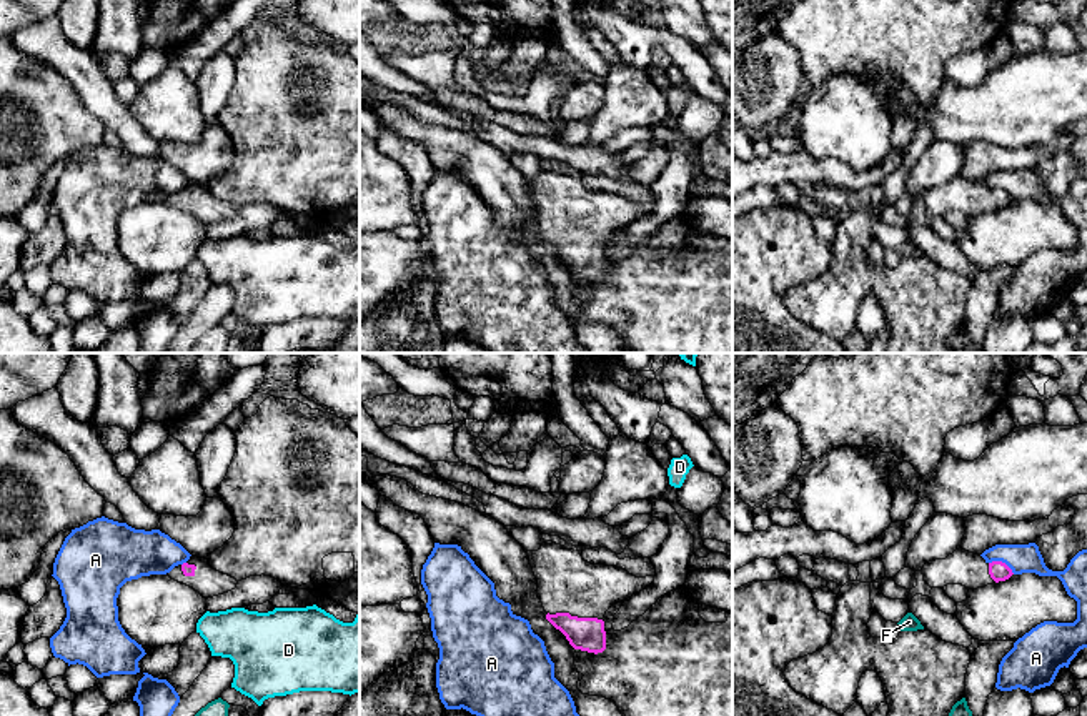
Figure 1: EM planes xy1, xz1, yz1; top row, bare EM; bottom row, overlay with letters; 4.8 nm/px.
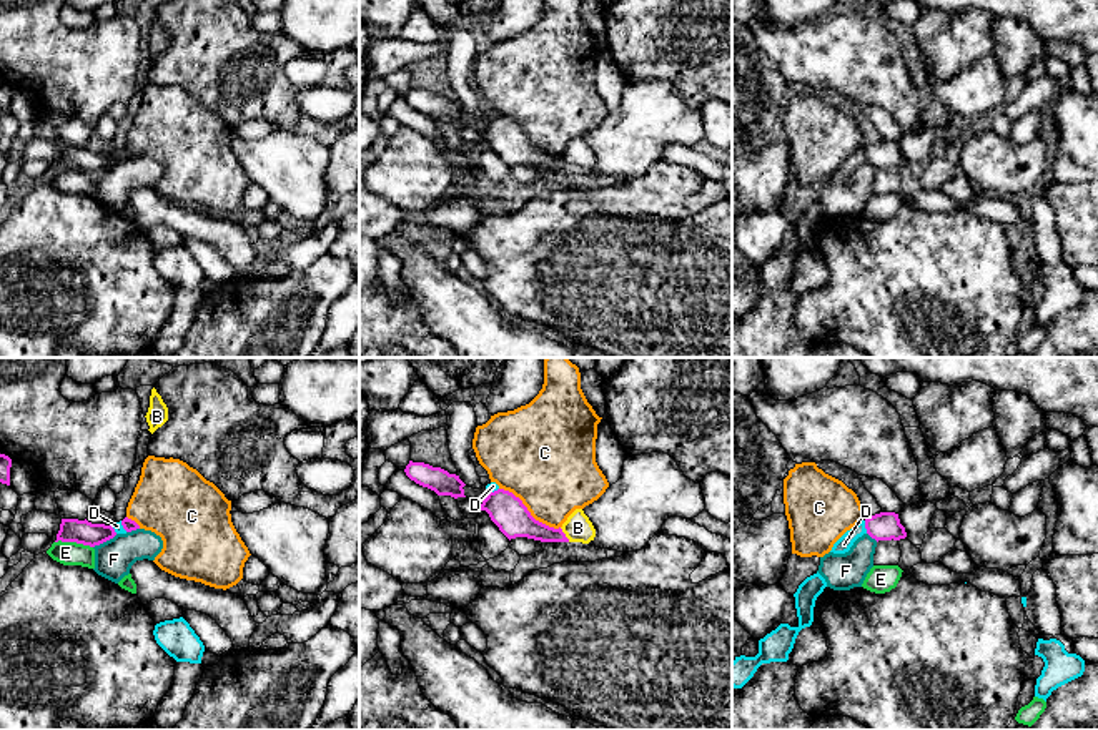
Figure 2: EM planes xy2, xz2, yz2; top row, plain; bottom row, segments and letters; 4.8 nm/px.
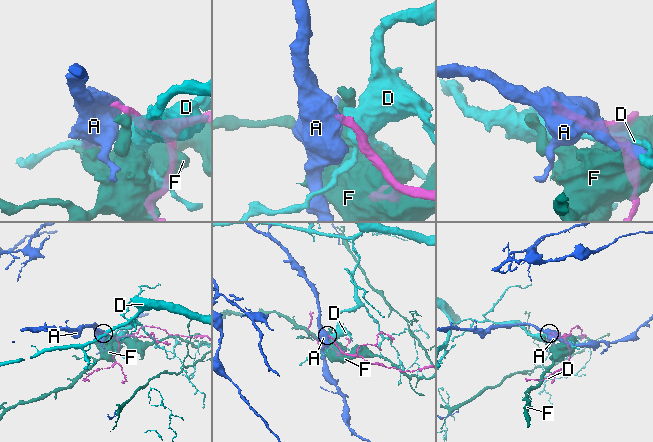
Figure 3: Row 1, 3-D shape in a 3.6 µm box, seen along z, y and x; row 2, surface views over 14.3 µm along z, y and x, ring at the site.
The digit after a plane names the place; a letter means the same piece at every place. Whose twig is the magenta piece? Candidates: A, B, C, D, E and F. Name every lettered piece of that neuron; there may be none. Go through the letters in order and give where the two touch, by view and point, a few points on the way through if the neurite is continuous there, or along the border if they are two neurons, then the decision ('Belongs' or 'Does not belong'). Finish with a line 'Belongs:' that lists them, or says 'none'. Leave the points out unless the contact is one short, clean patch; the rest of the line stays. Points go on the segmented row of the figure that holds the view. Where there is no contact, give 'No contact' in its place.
A: Touches magenta at yz1 (1001, 561). Boundary: yz1 (989, 561), (1002, 561), (1014, 573). Does not belong
B: Touches magenta at xz2 (564, 534). Does not belong
C: Touches magenta at xz2 (528, 511). Does not belong
D: Touches magenta at yz2 (865, 527). Does not belong
E: Touches magenta at xy2 (74, 541). Boundary: xy2 (55, 541), (75, 541), (92, 547). Does not belong
F: Touches magenta at xy2 (105, 541). Does not belong
Belongs: none

